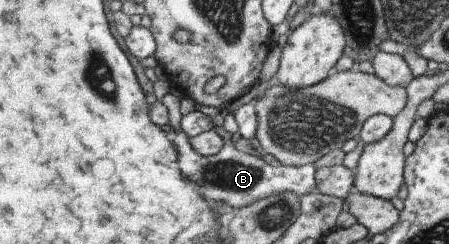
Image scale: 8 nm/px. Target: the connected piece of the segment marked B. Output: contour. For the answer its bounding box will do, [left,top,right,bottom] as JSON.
[159,93,315,209]

